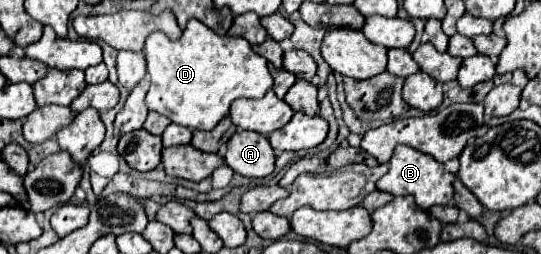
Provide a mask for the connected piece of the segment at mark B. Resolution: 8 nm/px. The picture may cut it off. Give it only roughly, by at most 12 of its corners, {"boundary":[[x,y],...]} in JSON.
{"boundary":[[397,145],[377,189],[415,205],[453,203],[453,179],[431,155]]}

